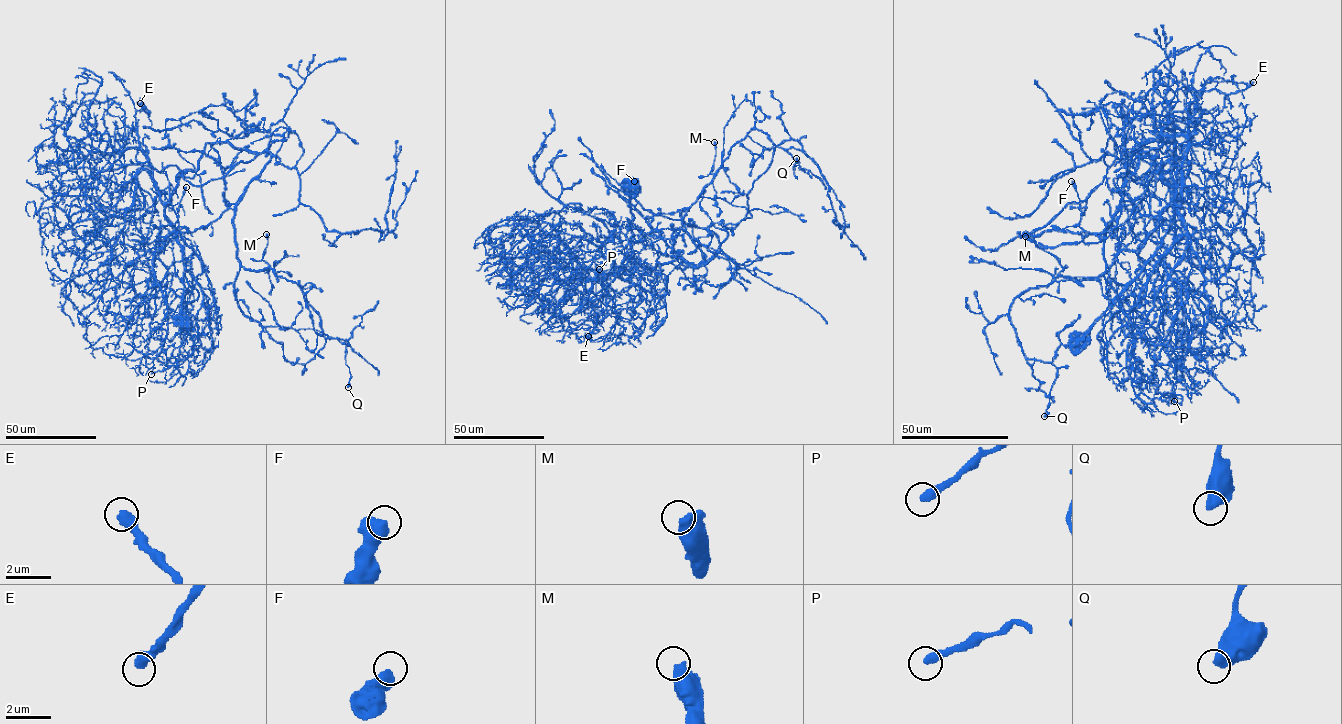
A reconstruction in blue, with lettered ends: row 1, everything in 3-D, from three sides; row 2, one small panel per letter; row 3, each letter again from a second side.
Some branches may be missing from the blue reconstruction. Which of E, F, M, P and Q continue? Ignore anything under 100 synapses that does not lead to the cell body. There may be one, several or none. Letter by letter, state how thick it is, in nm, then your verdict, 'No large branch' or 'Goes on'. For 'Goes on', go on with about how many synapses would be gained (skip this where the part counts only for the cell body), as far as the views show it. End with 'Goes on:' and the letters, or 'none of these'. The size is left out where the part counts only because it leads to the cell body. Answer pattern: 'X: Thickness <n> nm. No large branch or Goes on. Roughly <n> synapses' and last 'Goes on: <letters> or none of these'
E: Thickness 500 nm. Goes on. Roughly 110 synapses
F: Thickness 600 nm. No large branch
M: Thickness 400 nm. No large branch
P: Thickness 380 nm. No large branch
Q: Thickness 550 nm. No large branch
Goes on: E

